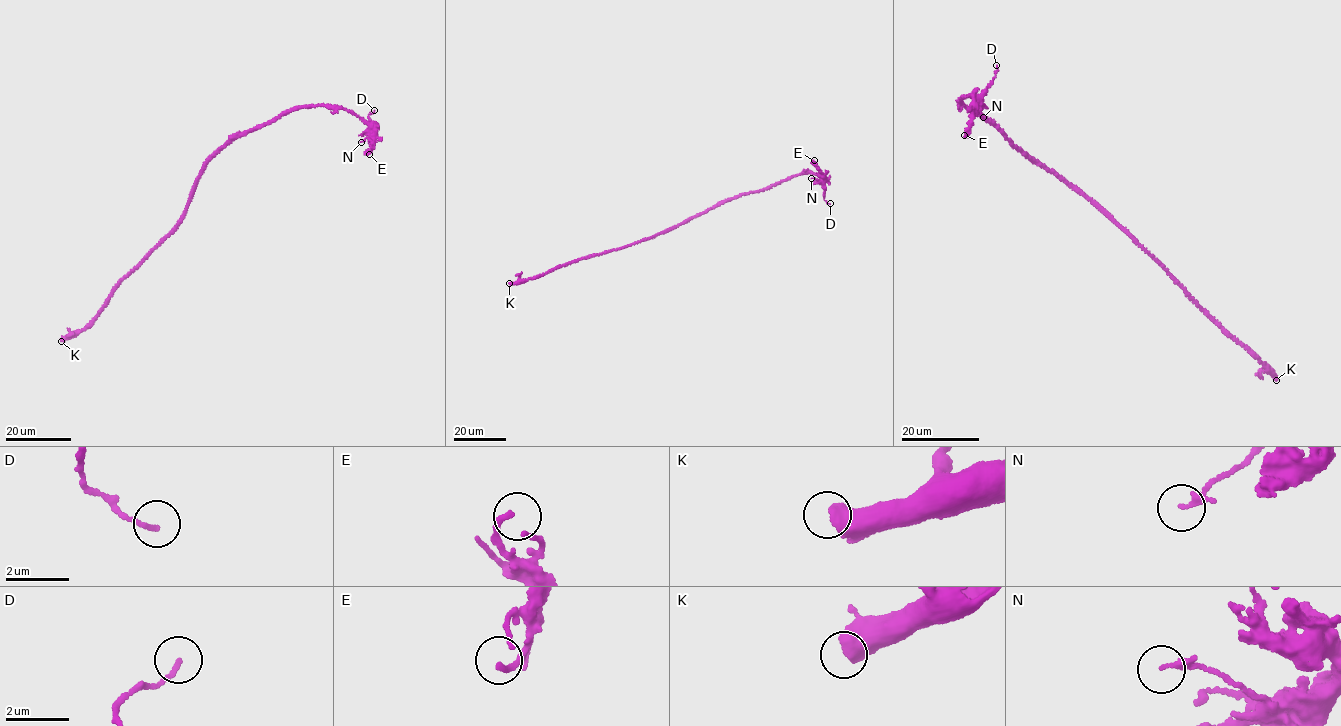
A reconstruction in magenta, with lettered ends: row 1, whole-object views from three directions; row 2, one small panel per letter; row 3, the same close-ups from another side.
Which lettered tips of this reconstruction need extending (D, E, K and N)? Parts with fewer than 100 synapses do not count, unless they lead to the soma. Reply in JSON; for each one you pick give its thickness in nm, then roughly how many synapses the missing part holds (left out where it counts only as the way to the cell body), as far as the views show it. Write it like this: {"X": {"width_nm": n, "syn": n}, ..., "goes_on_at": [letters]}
{"K": {"width_nm": 650}, "goes_on_at": ["K"]}

